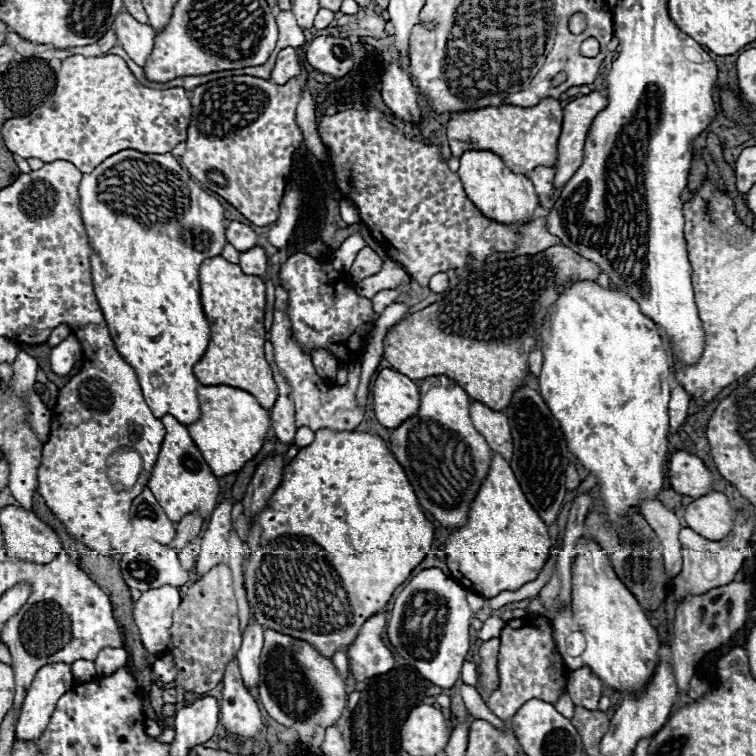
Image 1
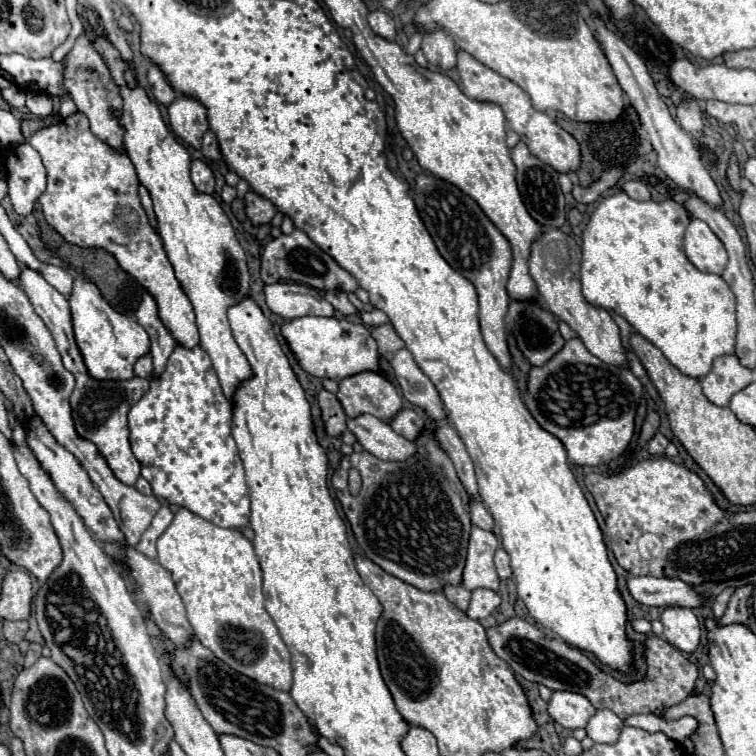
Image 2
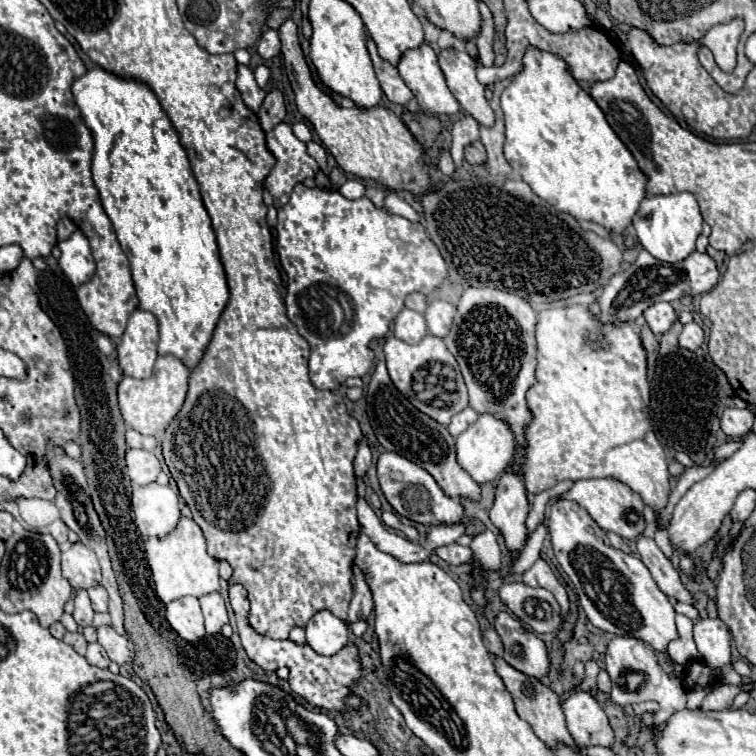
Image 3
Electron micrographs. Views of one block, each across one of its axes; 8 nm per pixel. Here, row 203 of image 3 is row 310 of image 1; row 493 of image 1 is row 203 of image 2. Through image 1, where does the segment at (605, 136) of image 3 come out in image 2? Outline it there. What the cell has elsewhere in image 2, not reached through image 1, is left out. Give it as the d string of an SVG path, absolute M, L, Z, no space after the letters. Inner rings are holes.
M618 192L618 194L612 194L608 198L604 198L596 206L596 210L592 212L592 216L590 216L590 220L588 220L588 224L586 224L584 232L582 232L582 270L580 270L580 278L582 278L582 292L584 292L584 296L586 296L588 302L592 302L594 306L600 306L600 308L614 310L616 314L620 314L622 318L626 318L630 322L630 326L638 334L642 334L644 338L648 338L682 374L692 376L692 378L702 378L702 376L706 376L710 372L714 358L734 352L734 344L736 344L736 302L734 302L732 290L722 280L722 276L700 272L698 268L694 268L688 262L688 258L686 258L684 250L682 250L682 236L684 236L684 230L686 230L688 222L690 222L688 212L680 204L676 204L674 200L638 202L638 200L628 198L624 192Z

